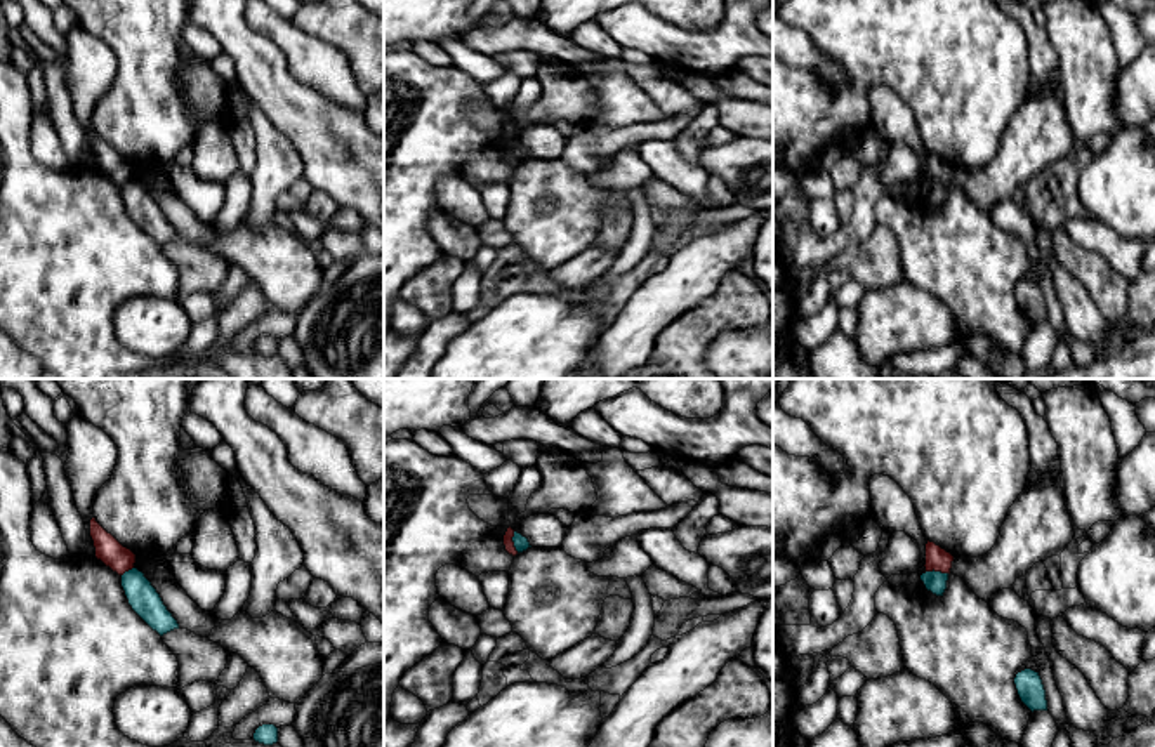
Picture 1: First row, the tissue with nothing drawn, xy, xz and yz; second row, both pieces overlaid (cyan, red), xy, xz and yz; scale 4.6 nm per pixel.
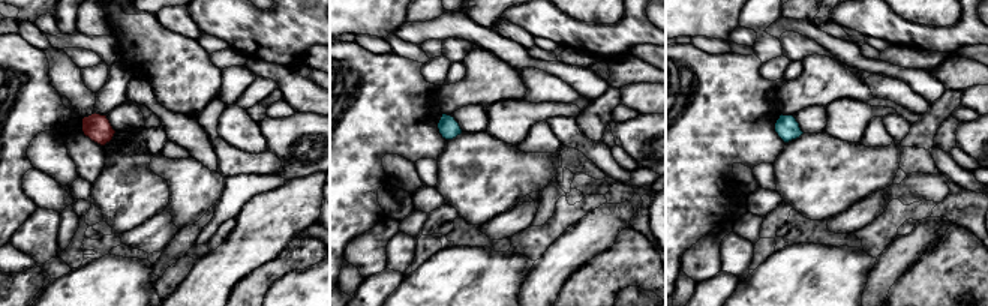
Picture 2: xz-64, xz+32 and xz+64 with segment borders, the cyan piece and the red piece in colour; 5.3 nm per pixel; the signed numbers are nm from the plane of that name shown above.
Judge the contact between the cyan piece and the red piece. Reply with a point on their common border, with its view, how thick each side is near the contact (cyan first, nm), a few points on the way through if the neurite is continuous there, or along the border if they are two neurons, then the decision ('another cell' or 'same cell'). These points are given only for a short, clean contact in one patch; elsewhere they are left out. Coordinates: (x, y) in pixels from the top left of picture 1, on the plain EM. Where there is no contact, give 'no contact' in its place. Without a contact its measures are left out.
meets cyan in yz at (937, 183); 100 nm thick on the cyan side, 110 nm on the other; border along yz (926, 181), (947, 185); another cell

